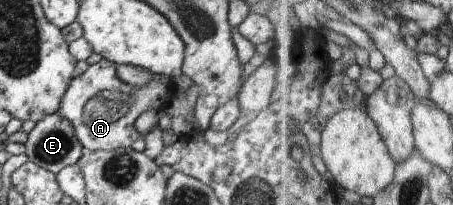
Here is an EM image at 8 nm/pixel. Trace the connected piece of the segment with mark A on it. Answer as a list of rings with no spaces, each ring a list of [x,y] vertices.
[[[101,59],[71,80],[56,113],[73,124],[83,151],[119,150],[121,147],[130,147],[140,136],[134,127],[137,118],[160,102],[167,101],[173,94],[170,78],[166,75],[151,73],[151,80],[147,84],[131,86],[117,76],[115,63]]]

